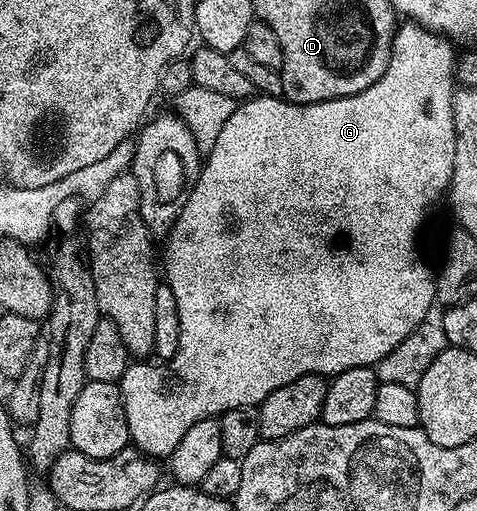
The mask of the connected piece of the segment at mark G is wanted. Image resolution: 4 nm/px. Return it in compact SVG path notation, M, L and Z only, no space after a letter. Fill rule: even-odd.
M405 21L398 26L393 35L391 59L387 61L387 69L383 69L383 77L379 77L379 81L375 81L375 85L363 89L363 93L355 93L342 99L328 99L322 103L290 103L284 97L258 94L256 97L238 102L234 106L231 117L227 117L227 125L223 125L215 145L204 156L199 177L193 181L193 188L187 197L187 205L183 205L171 233L163 243L163 246L165 246L163 279L164 282L169 284L171 293L175 293L175 303L179 305L179 349L175 349L175 357L157 365L161 367L152 367L151 364L145 363L149 361L130 362L129 368L126 369L125 376L121 378L119 384L123 405L127 413L129 438L132 446L136 447L142 455L148 455L158 461L164 460L175 449L175 445L179 445L179 441L183 441L183 433L187 433L187 429L191 429L191 425L195 425L195 421L220 417L224 411L230 411L231 409L257 407L272 391L304 375L332 377L343 373L347 369L373 367L380 359L387 357L387 353L391 353L391 349L395 349L395 345L399 345L399 341L403 341L403 337L407 337L407 333L411 333L411 329L415 329L419 324L430 318L429 310L435 307L437 297L437 280L434 268L429 268L428 261L421 259L421 247L417 244L417 238L421 235L421 226L425 223L425 214L432 209L433 202L440 195L442 198L446 194L449 179L453 176L455 141L457 140L455 137L455 121L453 120L453 93L455 90L455 50L453 51L453 47L454 44L450 40L443 35L438 35L436 31L429 31L425 27L420 27L418 23Z

